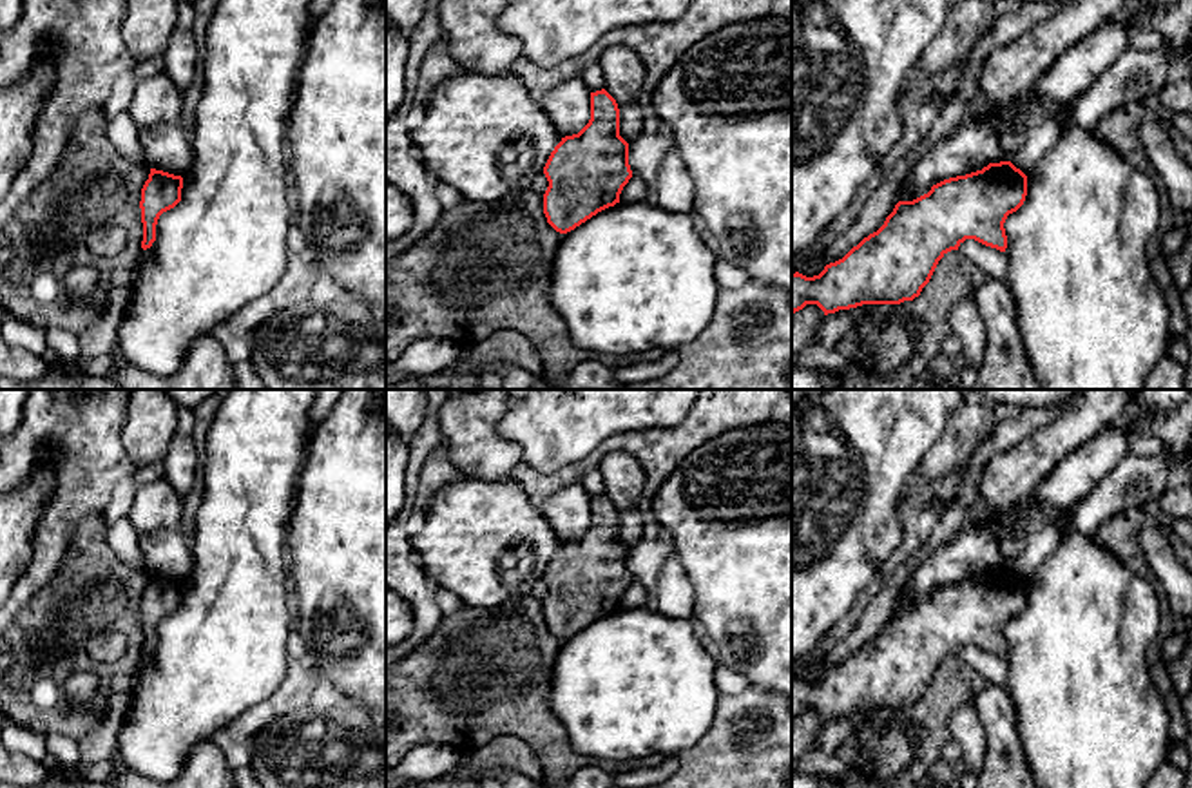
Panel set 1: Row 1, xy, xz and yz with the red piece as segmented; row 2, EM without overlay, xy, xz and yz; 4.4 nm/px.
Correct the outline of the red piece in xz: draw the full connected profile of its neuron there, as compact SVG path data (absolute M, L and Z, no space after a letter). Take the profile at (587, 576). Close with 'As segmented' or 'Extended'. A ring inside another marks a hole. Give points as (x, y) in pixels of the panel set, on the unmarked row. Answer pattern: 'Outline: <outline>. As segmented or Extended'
Outline: M605 495L591 498L589 529L578 540L562 543L551 558L543 580L549 587L543 600L543 620L560 639L574 636L598 618L620 609L620 600L632 583L632 576L629 549L620 542L620 514Z. As segmented

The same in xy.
Outline: M150 574L149 585L141 594L141 629L143 647L147 656L156 647L156 630L163 618L174 614L181 607L183 583L163 576Z. As segmented

